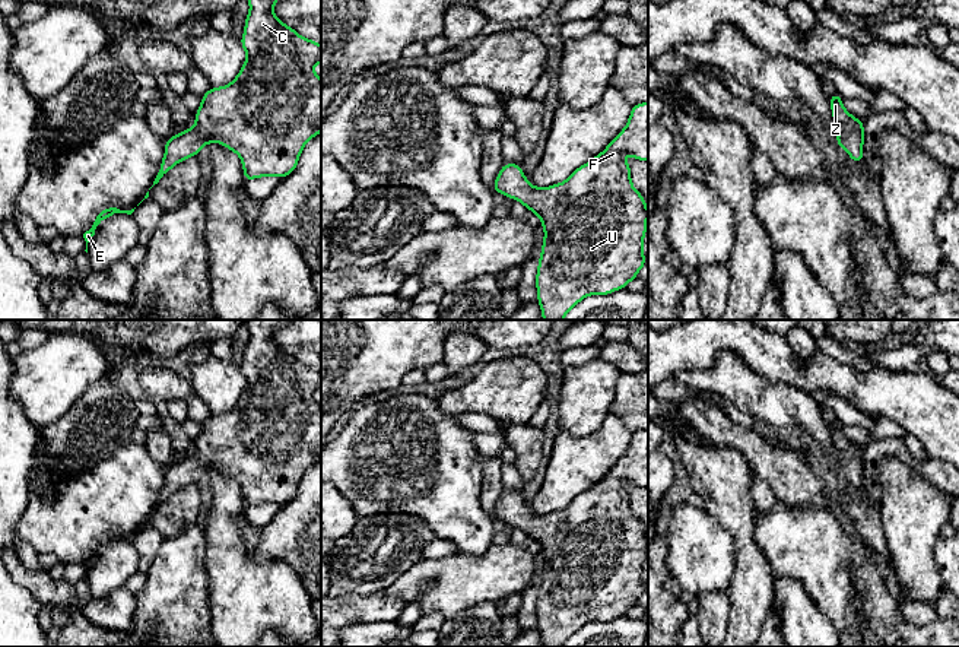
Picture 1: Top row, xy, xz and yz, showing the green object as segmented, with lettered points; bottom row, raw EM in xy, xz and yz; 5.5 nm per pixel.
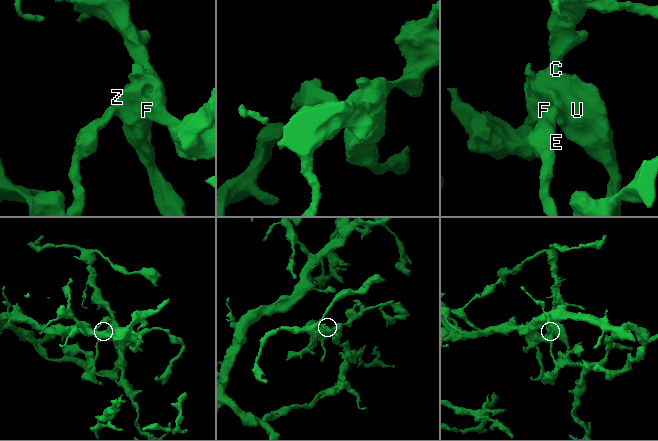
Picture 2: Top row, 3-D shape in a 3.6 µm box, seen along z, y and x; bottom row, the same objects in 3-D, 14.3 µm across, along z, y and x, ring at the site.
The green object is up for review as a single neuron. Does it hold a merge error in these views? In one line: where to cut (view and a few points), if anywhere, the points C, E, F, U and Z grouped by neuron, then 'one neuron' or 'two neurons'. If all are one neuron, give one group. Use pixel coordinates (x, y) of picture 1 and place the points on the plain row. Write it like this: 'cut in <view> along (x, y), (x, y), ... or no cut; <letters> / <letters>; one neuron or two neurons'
no cut; C E F U Z; one neuron

